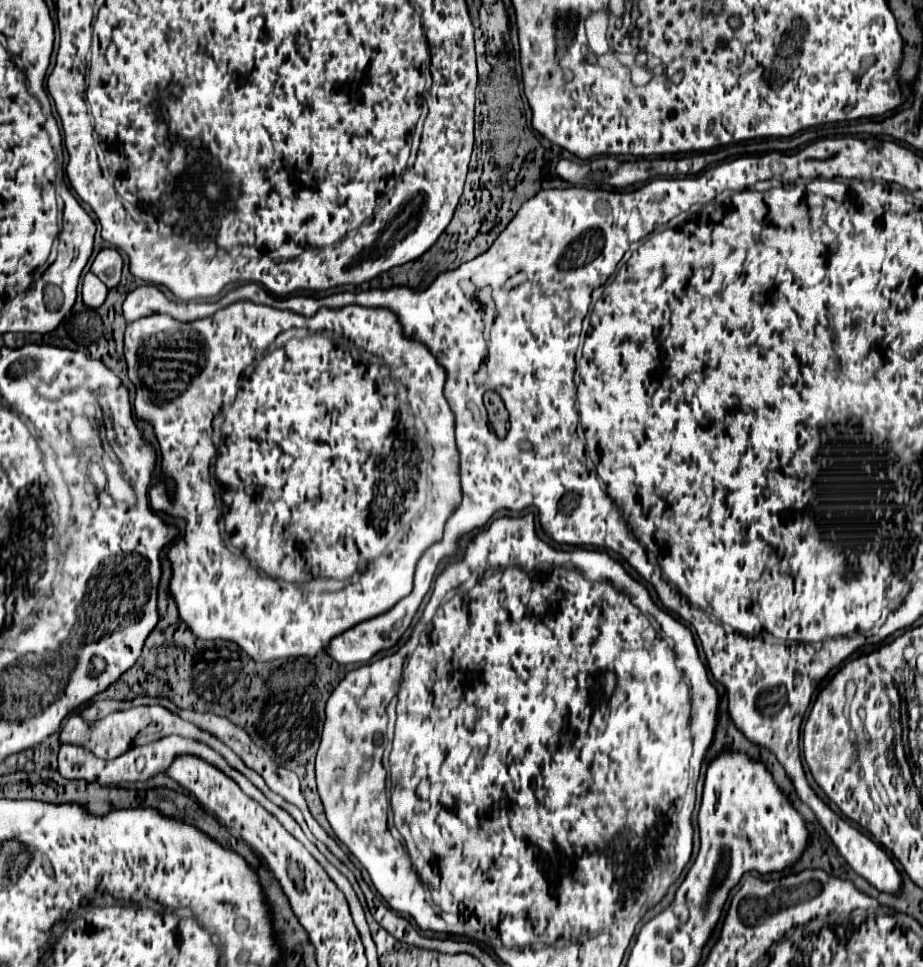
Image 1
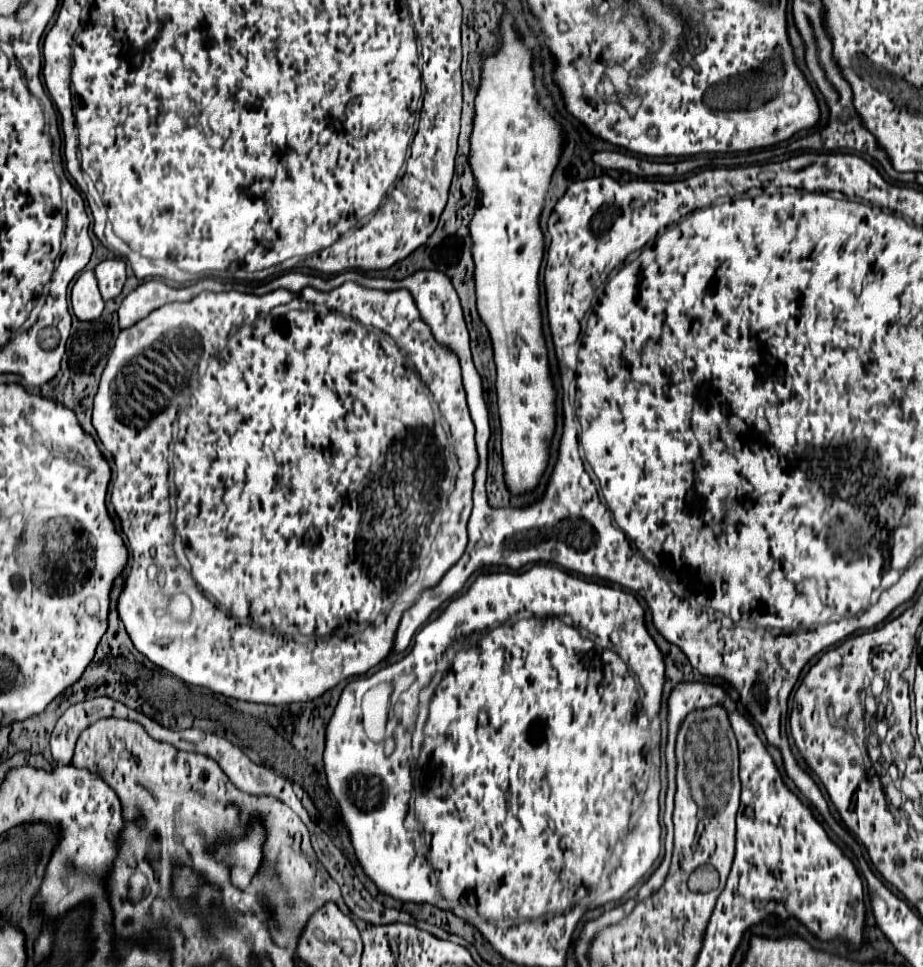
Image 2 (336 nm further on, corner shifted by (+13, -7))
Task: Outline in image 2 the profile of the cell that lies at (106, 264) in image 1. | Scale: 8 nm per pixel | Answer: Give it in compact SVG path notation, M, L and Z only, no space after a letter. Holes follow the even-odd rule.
M105 260L95 268L95 276L99 280L99 290L103 300L113 300L121 294L123 284L127 280L125 262L123 260Z

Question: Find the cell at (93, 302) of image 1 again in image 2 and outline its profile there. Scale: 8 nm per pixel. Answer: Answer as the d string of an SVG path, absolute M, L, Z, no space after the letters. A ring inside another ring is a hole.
M85 270L71 292L73 312L79 320L97 320L103 312L103 298L97 288L97 278L93 270Z

